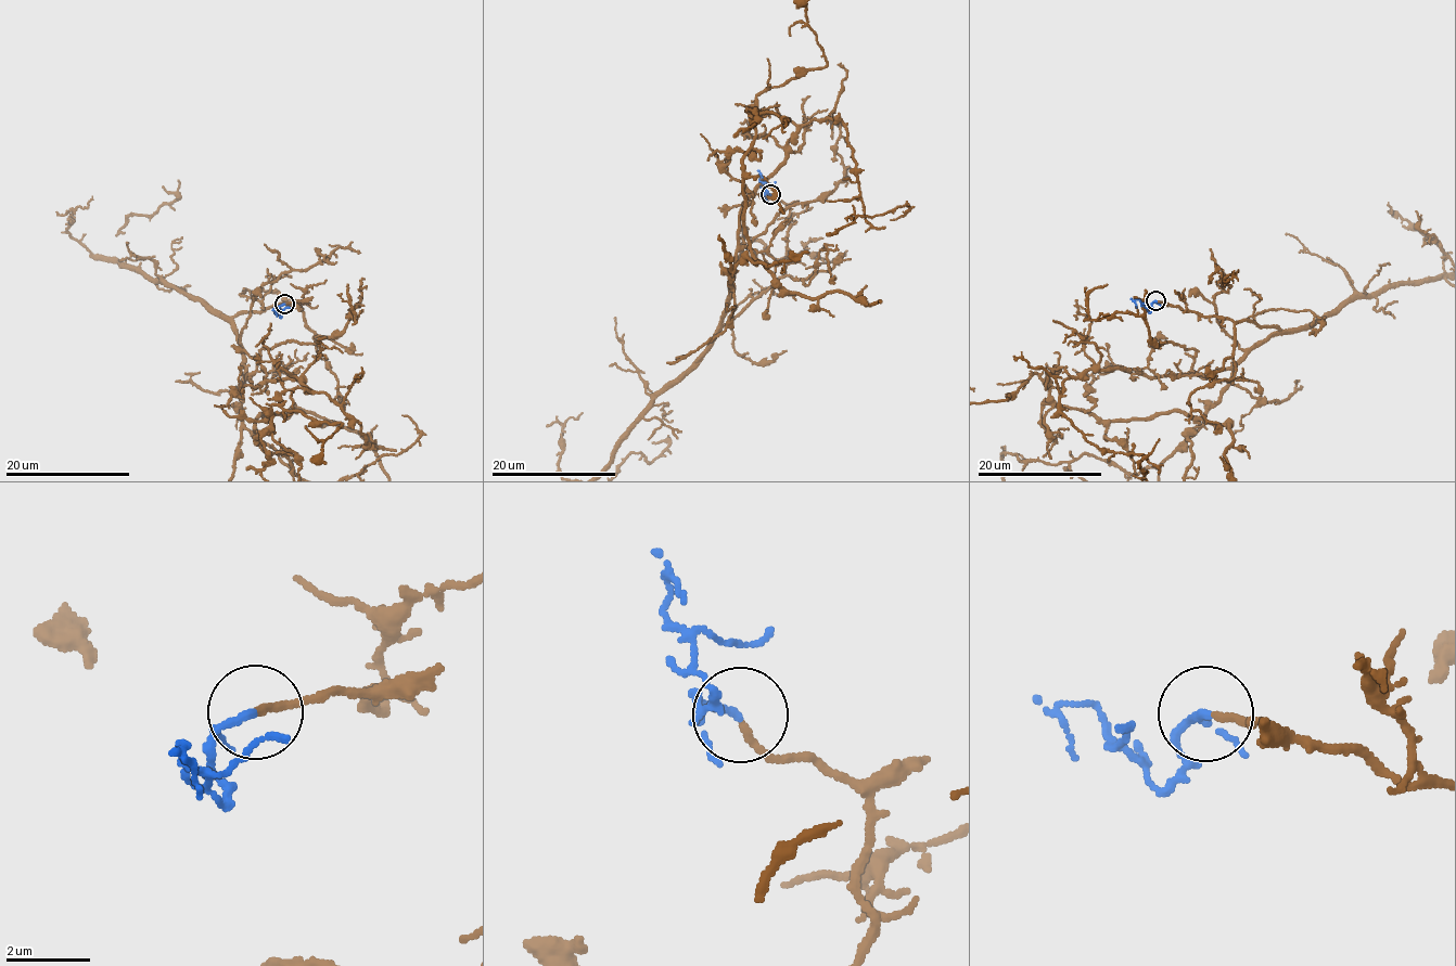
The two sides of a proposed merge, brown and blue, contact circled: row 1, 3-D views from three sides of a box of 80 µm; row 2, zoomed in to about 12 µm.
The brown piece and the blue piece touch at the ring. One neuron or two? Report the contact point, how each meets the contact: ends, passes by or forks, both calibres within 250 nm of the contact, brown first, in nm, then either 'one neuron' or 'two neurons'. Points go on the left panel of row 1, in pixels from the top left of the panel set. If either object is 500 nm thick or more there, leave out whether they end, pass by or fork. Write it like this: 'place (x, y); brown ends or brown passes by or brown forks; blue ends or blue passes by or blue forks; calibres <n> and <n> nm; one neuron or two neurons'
place (284, 304); brown ends; blue passes by; calibres 160 and 120 nm; one neuron

